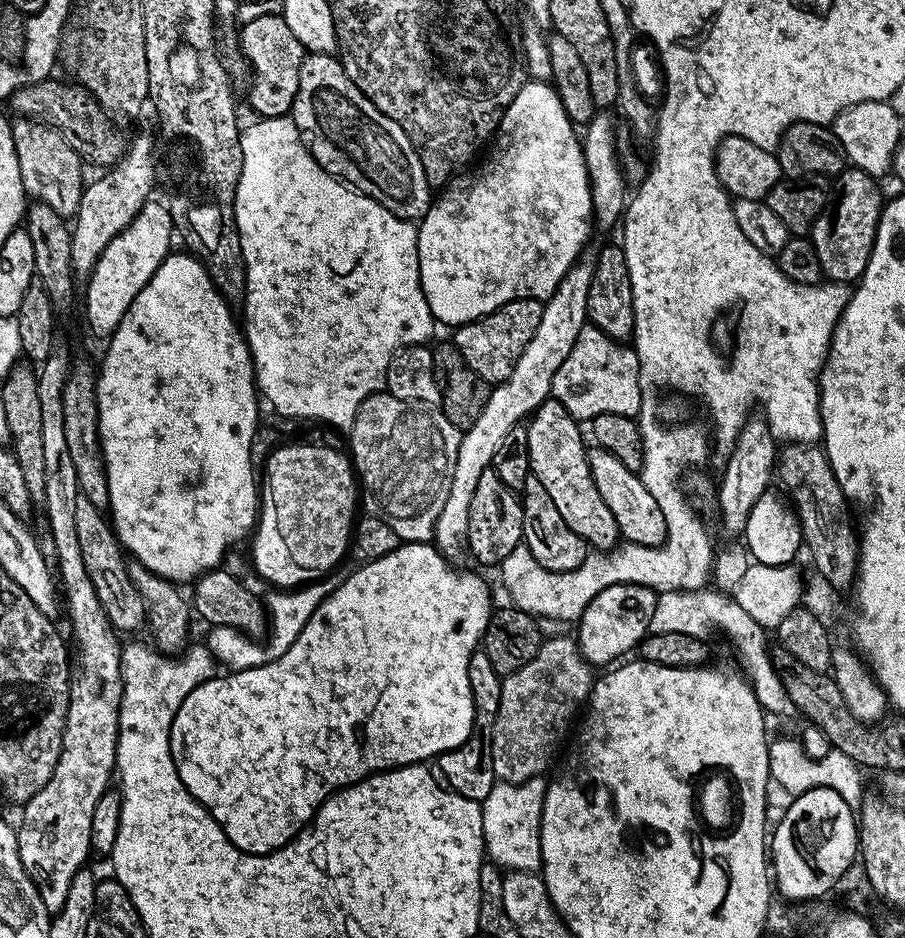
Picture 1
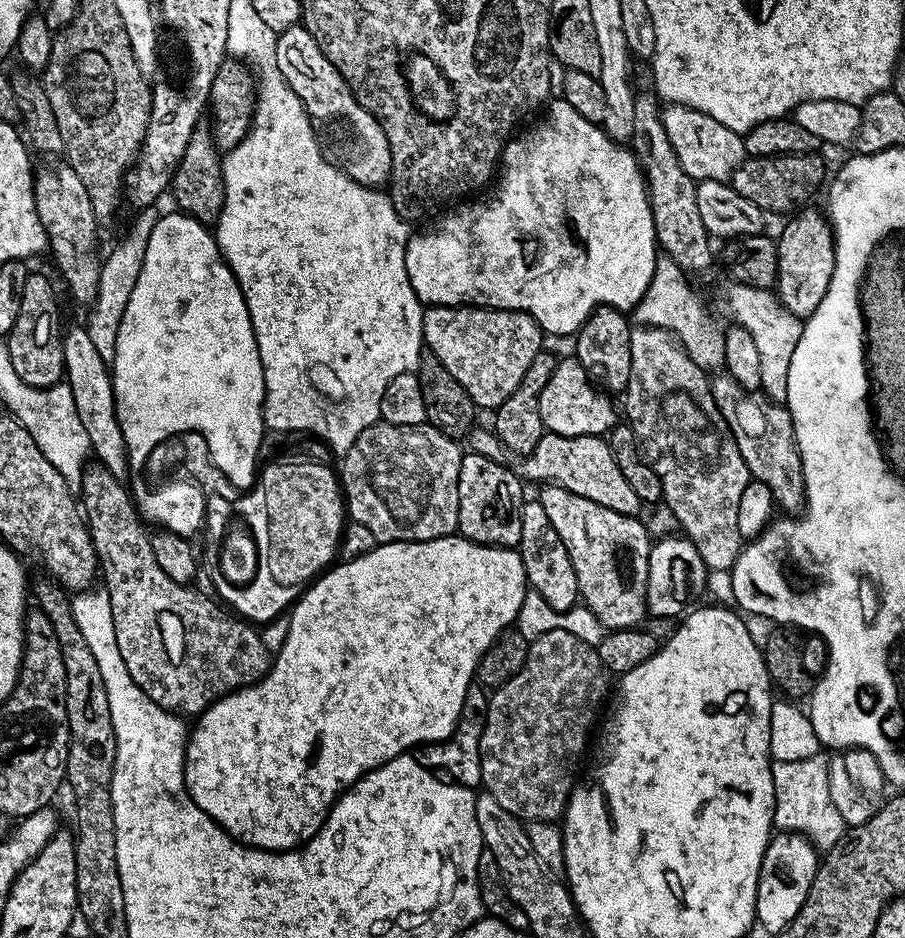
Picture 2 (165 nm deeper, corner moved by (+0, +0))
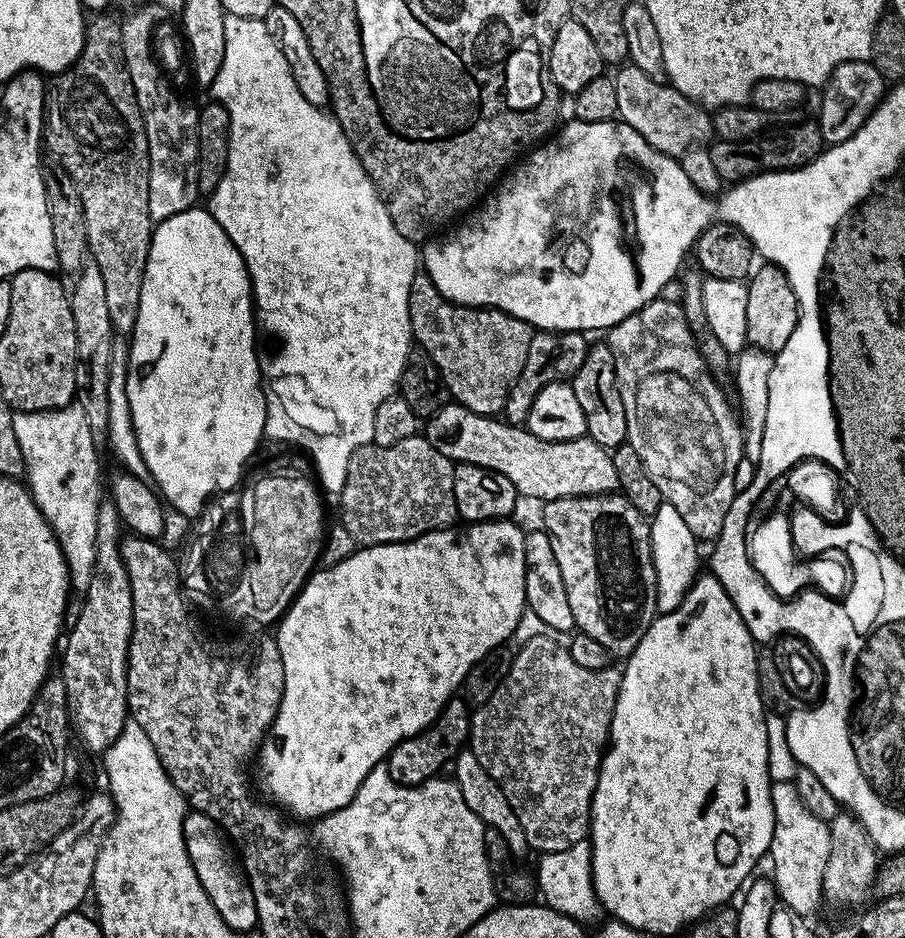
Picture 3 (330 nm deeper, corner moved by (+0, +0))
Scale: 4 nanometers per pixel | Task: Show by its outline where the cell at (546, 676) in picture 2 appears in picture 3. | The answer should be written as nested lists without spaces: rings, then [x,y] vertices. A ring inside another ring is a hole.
[[[552,634],[530,638],[530,642],[519,645],[515,649],[510,670],[506,674],[506,678],[502,678],[498,690],[494,690],[494,694],[490,694],[490,698],[485,704],[479,705],[472,712],[472,731],[470,733],[470,750],[474,754],[478,754],[478,762],[482,762],[482,766],[486,766],[486,774],[490,774],[490,778],[494,778],[494,782],[498,782],[498,786],[502,790],[502,794],[506,794],[510,806],[514,806],[514,814],[518,814],[518,818],[522,822],[522,830],[528,839],[529,849],[537,848],[537,853],[540,854],[554,850],[566,850],[570,846],[574,846],[574,842],[582,842],[589,835],[592,819],[592,795],[598,782],[600,761],[604,759],[606,745],[610,740],[612,715],[622,675],[621,669],[615,668],[615,666],[598,670],[578,666],[567,647],[563,643],[559,644],[555,639],[559,640]]]

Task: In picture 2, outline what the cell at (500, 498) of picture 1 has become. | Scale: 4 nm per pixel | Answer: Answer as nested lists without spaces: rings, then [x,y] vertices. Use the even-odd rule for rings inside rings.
[[[465,451],[458,470],[458,532],[465,540],[491,548],[516,548],[522,538],[520,509],[526,503],[525,485],[500,460]]]

